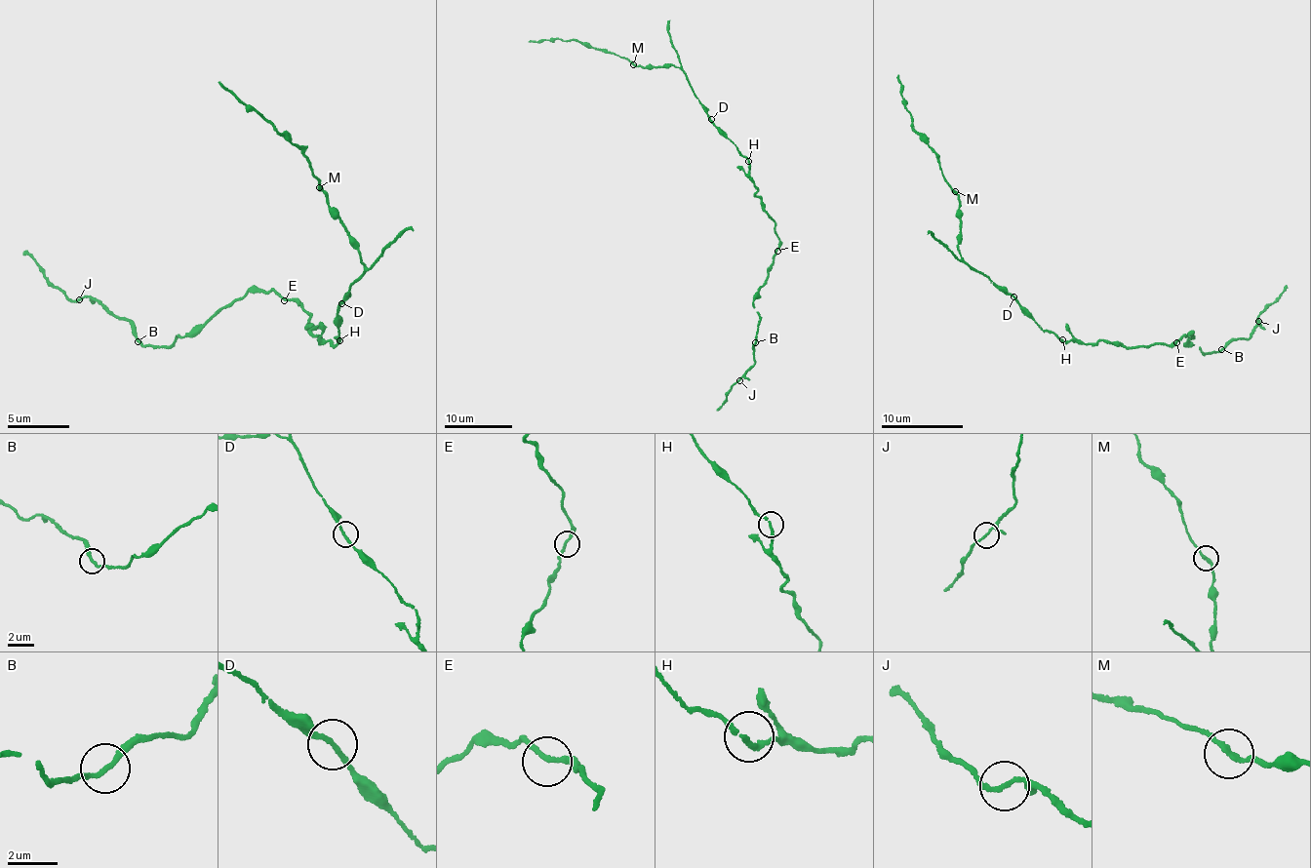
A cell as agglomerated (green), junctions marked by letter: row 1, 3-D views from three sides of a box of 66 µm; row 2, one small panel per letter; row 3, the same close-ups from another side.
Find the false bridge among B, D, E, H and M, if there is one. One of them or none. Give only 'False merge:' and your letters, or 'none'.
False merge: B

